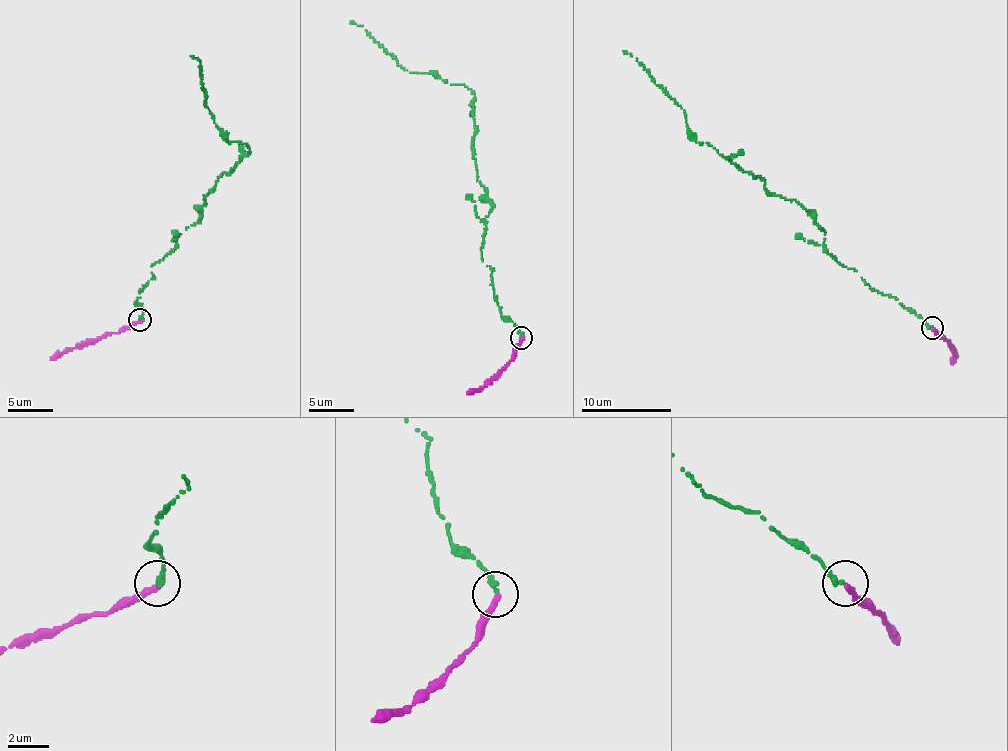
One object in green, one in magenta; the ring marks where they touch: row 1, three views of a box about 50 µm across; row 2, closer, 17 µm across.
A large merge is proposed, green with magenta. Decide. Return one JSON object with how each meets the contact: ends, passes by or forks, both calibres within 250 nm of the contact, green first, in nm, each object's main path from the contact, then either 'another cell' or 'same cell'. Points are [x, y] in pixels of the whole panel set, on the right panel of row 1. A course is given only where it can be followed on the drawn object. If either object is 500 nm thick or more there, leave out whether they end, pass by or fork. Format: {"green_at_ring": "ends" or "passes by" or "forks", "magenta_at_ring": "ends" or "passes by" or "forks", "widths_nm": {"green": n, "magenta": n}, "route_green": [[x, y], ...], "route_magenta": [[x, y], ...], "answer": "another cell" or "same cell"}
{"green_at_ring": "ends", "magenta_at_ring": "ends", "widths_nm": {"green": 320, "magenta": 320}, "route_green": [[931, 328], [827, 251], [825, 232], [793, 199], [769, 193], [758, 176], [696, 140], [684, 110], [623, 51]], "route_magenta": [[931, 328], [949, 342], [955, 354], [951, 358], [953, 364]], "answer": "another cell"}

